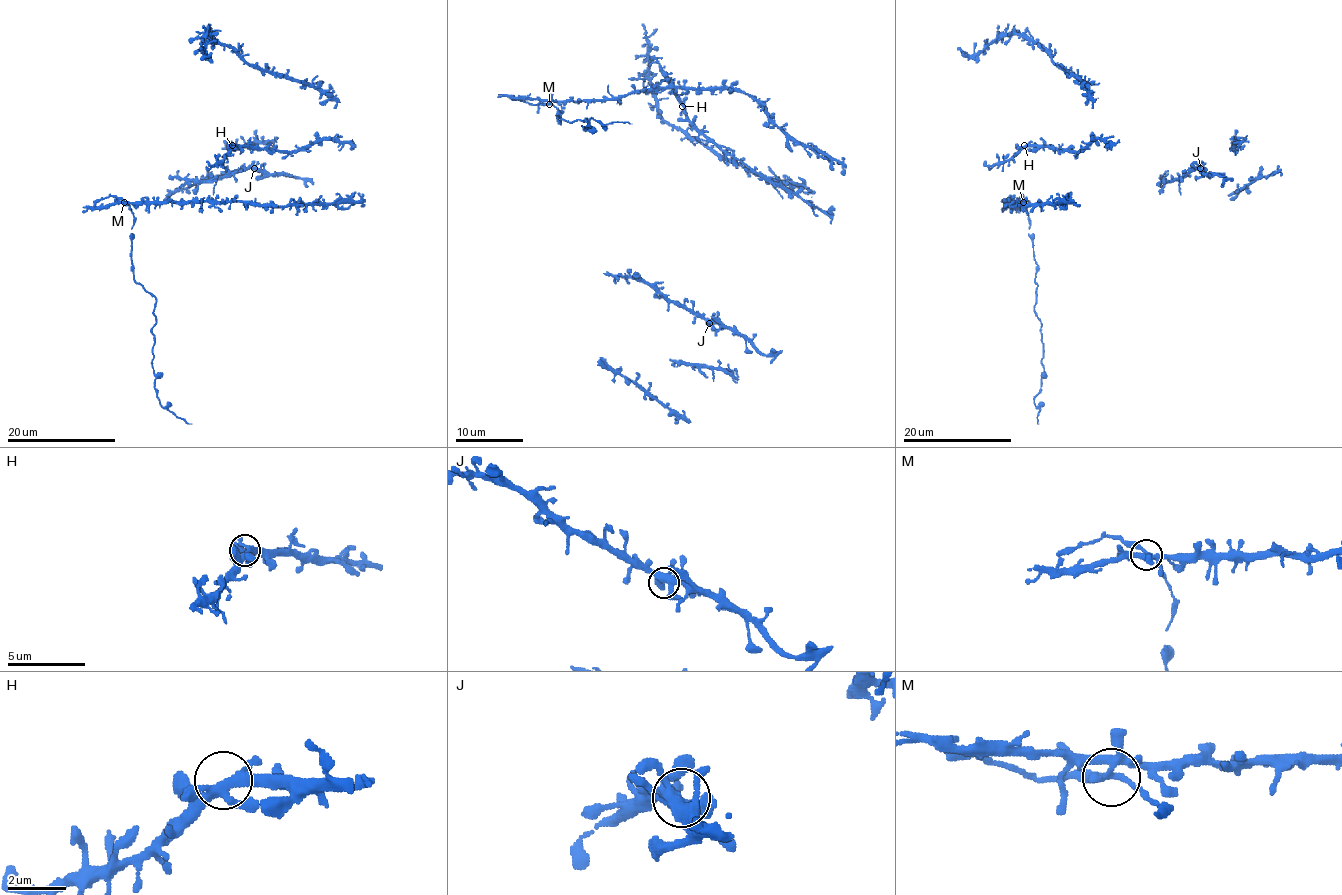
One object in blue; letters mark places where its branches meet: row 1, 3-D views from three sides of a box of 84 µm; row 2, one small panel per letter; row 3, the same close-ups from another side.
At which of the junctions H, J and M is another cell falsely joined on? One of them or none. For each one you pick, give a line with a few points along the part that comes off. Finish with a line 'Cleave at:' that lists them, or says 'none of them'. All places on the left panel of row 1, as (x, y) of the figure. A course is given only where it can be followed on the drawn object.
Cleave at: none of them

